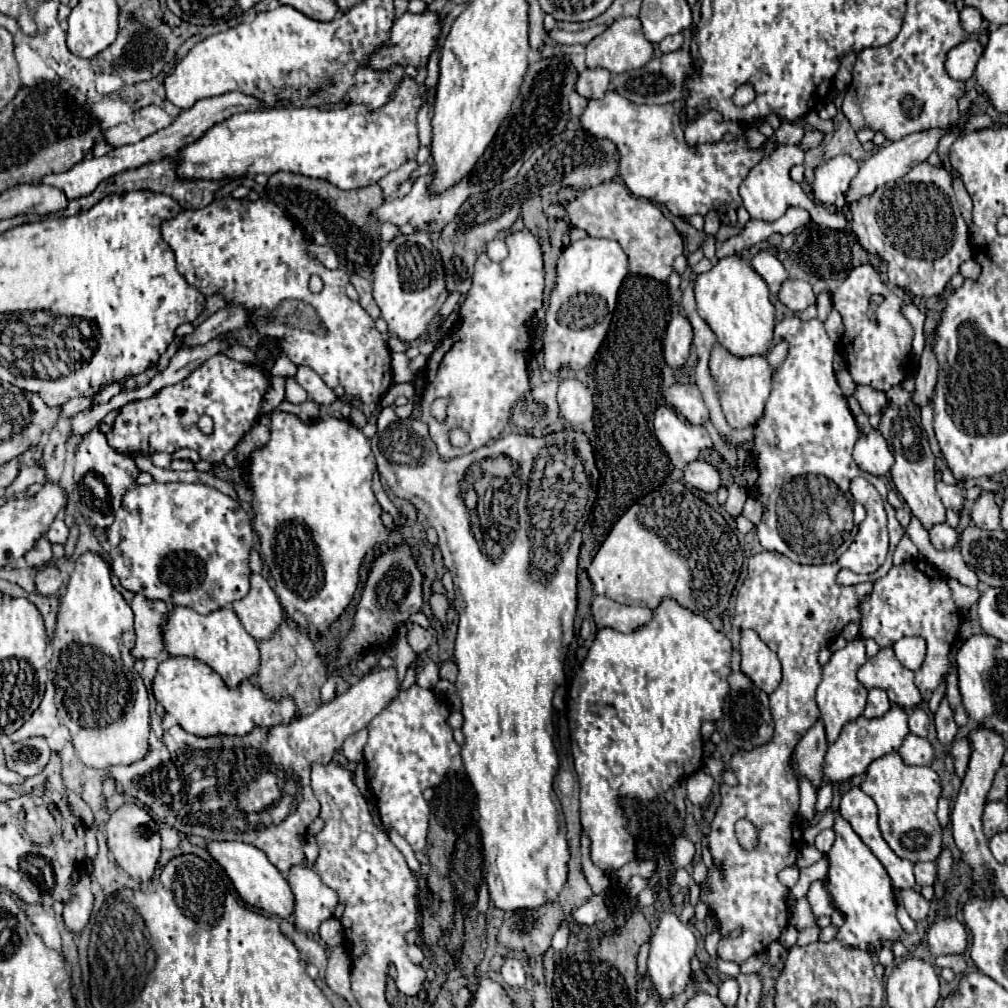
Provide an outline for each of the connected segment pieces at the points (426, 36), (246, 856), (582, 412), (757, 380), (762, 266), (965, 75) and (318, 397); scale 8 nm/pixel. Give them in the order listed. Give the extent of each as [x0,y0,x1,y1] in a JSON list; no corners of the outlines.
[[371,11,441,69],[205,841,293,919],[557,377,595,427],[709,343,773,429],[751,249,789,297],[945,39,983,81],[295,367,335,401]]

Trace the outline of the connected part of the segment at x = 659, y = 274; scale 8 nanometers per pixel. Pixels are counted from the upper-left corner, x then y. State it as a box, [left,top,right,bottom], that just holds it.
[567,181,683,281]

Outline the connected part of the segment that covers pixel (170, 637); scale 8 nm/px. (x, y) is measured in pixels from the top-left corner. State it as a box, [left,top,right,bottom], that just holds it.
[163,607,259,687]

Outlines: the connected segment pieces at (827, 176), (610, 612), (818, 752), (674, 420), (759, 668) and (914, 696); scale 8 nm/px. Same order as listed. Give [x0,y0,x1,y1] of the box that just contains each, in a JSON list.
[[813,155,859,205],[591,597,651,633],[795,721,827,789],[653,405,713,469],[741,629,781,693],[857,647,921,711]]

